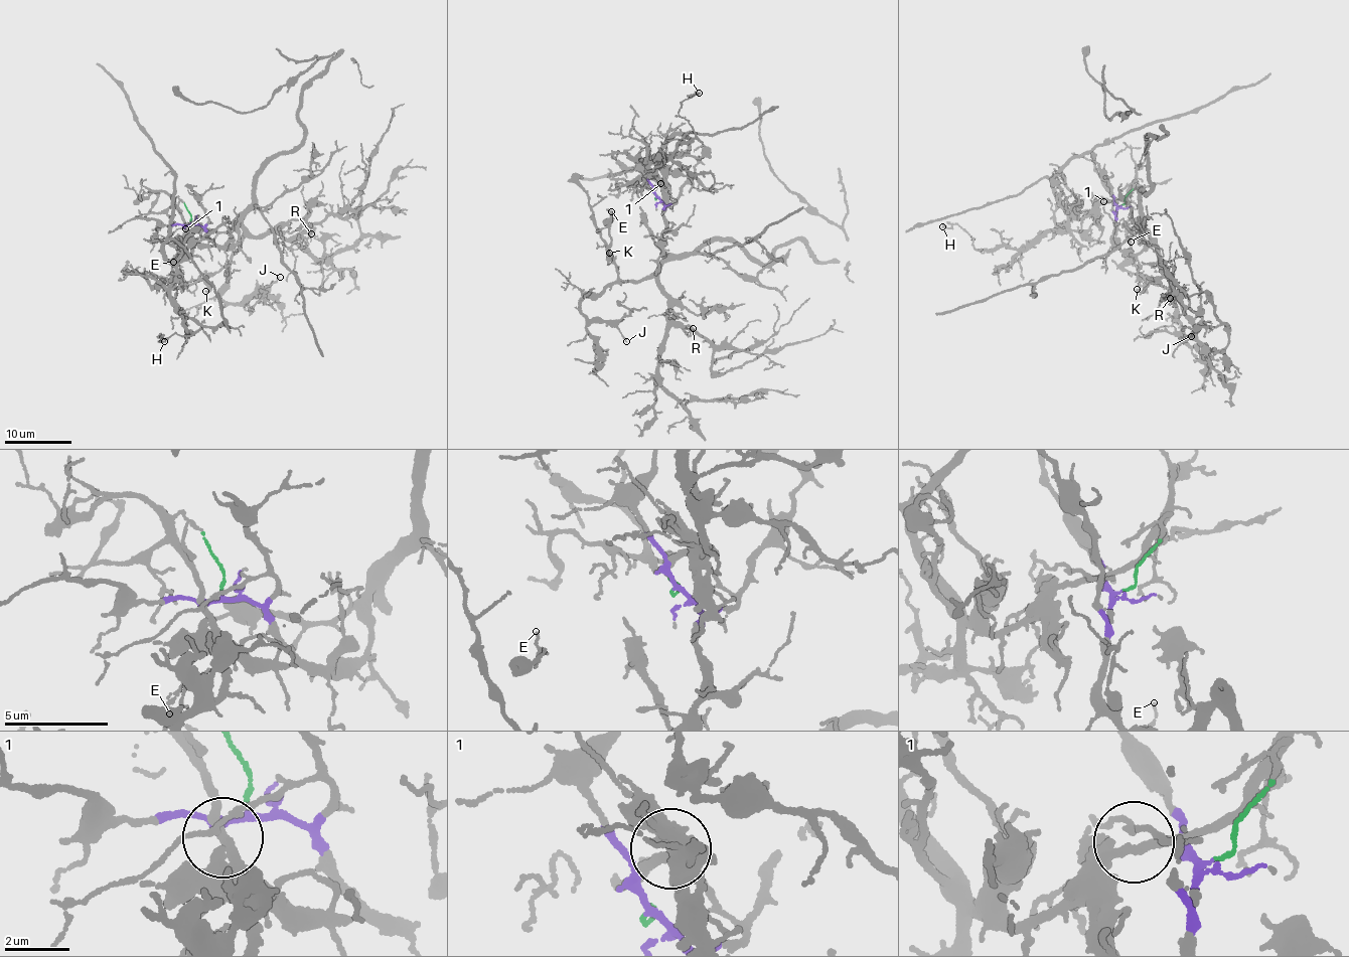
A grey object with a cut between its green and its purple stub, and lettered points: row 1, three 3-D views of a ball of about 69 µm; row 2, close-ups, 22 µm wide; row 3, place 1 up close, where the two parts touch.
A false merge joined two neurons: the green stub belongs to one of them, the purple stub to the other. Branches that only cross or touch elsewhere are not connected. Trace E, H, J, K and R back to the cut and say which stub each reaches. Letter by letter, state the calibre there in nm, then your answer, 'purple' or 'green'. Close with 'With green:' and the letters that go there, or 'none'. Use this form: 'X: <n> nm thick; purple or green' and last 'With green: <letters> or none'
E: 100 nm thick; purple
H: 160 nm thick; green
J: 90 nm thick; purple
K: 120 nm thick; purple
R: 100 nm thick; purple
With green: H

